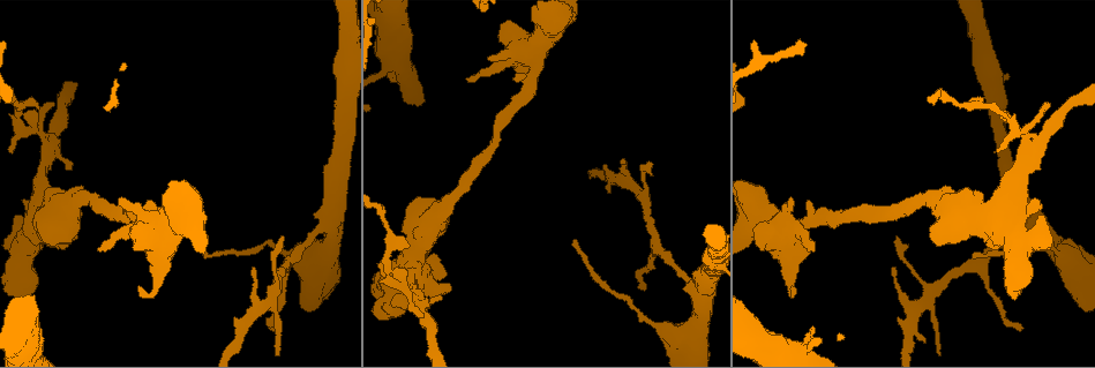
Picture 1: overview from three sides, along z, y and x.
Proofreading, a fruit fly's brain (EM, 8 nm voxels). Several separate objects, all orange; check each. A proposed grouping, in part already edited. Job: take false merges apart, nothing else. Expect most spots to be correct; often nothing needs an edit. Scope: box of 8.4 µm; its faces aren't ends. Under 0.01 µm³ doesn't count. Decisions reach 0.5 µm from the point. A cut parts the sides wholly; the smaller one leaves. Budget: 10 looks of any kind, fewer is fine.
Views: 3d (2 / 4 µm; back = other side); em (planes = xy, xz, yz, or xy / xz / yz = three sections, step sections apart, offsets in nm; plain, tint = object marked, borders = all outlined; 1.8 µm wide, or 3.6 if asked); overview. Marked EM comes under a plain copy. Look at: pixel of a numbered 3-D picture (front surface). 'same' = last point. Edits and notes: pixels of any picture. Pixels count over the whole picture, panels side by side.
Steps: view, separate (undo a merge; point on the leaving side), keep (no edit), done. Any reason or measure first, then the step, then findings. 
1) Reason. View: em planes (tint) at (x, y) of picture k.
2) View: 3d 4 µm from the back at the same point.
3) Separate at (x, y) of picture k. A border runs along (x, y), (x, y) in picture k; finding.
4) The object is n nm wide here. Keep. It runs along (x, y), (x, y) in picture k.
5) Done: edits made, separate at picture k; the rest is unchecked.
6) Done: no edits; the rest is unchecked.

Branch point. View: em planes (tint) at (657, 246) of picture 1.

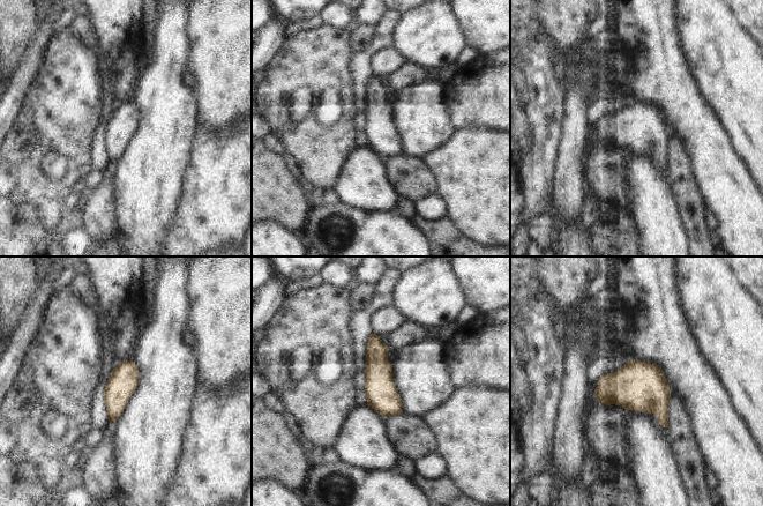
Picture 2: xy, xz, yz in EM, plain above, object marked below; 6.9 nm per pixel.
Keep. Continuous, no second cell.

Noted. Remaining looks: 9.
Sudden change in width. View: 3d 4 µm at (325, 252) of picture 1.

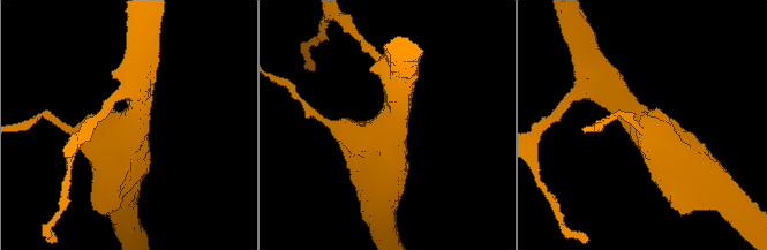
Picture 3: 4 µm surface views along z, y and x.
View: em 3.6 µm yz step 4 (tint) at (129, 129) of picture 3.

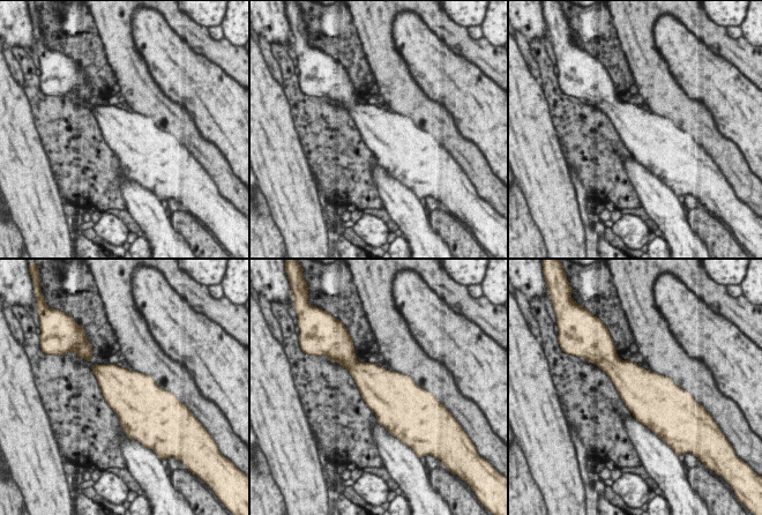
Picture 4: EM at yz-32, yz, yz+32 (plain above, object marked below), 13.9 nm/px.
Keep. All the same cell.

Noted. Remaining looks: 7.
Arms part here. View: em planes (tint) at (261, 308) of picture 1.

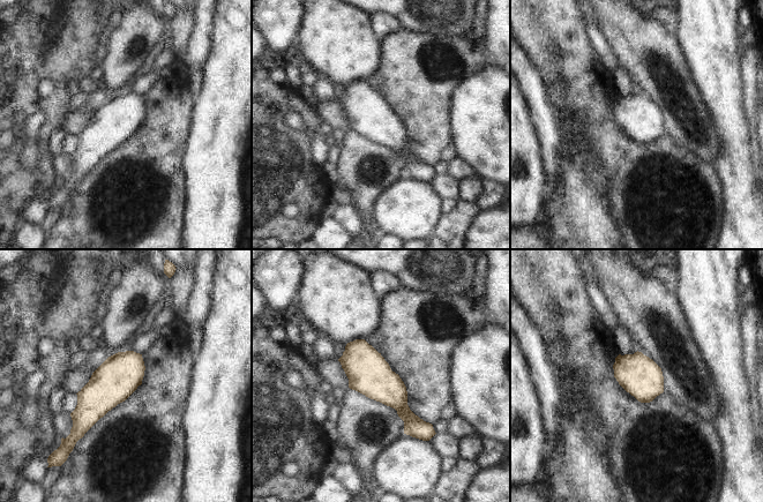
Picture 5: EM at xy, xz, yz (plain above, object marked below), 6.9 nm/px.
Keep. It runs along (350, 345), (425, 432) in picture 5; all the same cell.

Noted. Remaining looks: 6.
Sudden change in width. View: em xz step 16 (tint) at (45, 156) of picture 1.

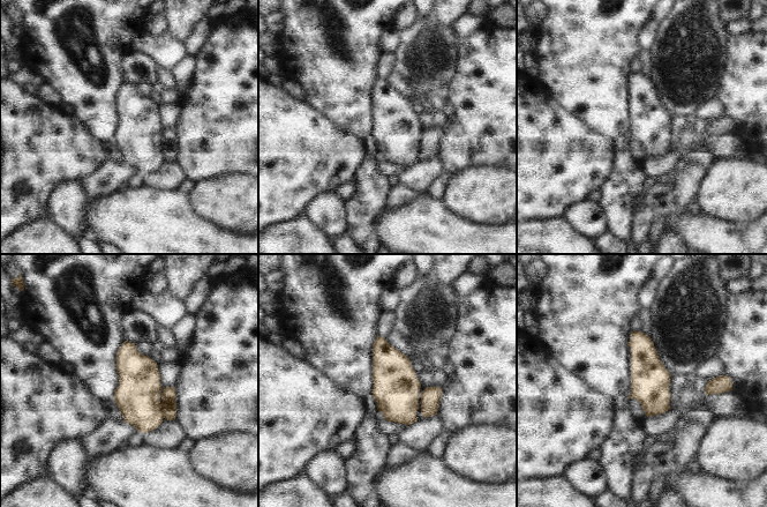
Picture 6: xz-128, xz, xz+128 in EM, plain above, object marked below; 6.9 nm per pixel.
View: em planes (tint) at the same point.

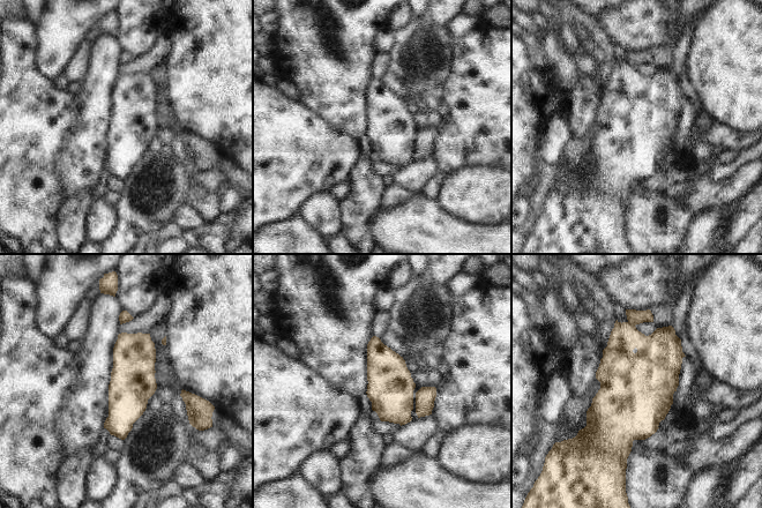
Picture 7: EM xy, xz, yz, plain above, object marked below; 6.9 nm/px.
Separate at (634, 316) of picture 7. A border runs along (628, 320), (634, 326) in picture 7; two cells meet here.

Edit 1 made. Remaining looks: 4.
Done: edits made, separate at picture 7; the rest is unchecked.

